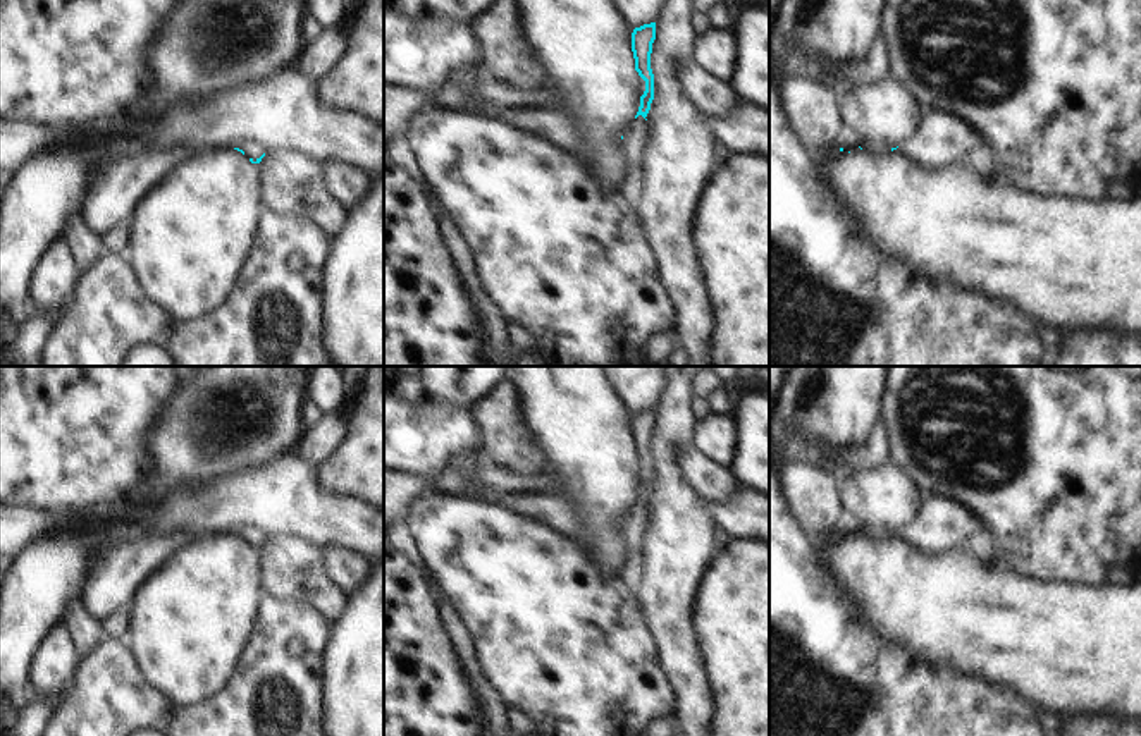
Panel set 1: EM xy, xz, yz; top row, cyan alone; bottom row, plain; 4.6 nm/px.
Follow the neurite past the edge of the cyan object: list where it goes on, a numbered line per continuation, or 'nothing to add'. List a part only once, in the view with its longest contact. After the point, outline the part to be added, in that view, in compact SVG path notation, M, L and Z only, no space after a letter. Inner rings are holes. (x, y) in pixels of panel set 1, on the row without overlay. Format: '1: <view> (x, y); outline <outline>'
1: xy (252, 535); outline M244 528L244 530L239 530L236 533L243 535L244 540L248 543L251 543L253 547L256 547L263 540L262 533L256 531L255 528Z

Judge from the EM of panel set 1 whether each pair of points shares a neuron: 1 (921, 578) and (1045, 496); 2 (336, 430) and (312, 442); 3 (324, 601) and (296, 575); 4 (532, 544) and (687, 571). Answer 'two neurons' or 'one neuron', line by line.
1: two neurons
2: one neuron
3: one neuron
4: two neurons

